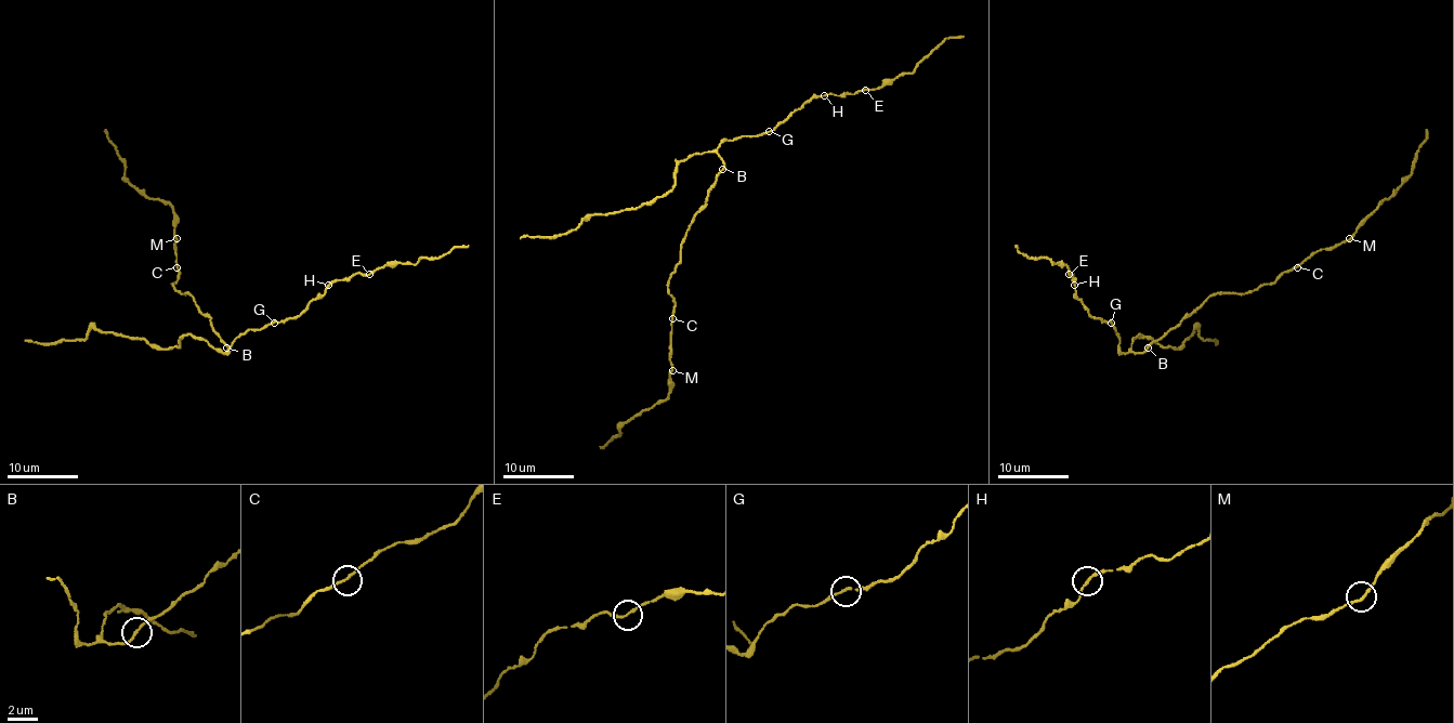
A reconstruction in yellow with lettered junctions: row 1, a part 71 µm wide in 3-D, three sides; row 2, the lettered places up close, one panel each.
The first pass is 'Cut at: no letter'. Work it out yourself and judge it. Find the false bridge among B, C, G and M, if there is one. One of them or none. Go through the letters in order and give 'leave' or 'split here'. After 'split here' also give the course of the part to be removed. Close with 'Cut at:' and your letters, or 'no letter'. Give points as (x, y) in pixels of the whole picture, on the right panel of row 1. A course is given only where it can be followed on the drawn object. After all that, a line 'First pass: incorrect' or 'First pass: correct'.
B: leave
C: leave
G: leave
M: leave
Cut at: no letter
First pass: correct

